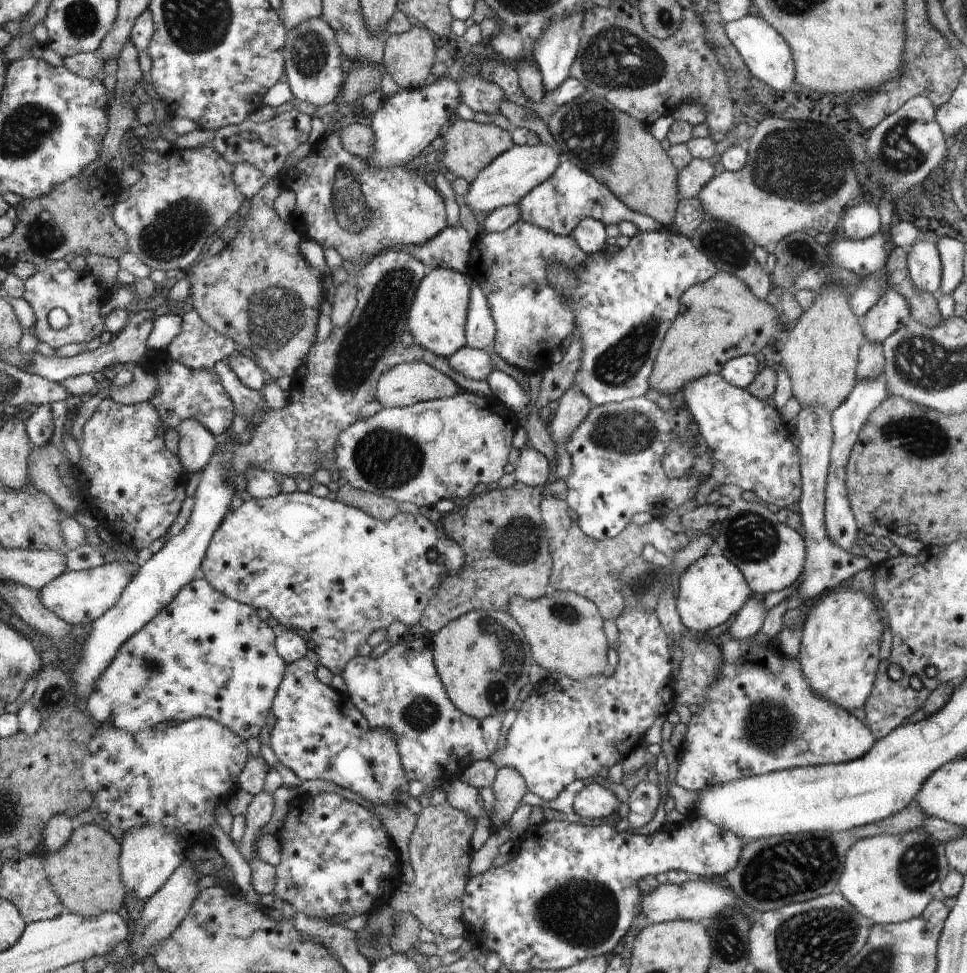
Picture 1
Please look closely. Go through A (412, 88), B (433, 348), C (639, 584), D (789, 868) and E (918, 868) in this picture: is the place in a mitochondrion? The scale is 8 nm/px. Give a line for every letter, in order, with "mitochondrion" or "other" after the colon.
A: other
B: other
C: mitochondrion
D: mitochondrion
E: mitochondrion

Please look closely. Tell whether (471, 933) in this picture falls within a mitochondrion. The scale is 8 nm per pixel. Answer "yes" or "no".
no

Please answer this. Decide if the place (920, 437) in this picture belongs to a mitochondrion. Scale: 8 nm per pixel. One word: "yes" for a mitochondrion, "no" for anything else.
yes

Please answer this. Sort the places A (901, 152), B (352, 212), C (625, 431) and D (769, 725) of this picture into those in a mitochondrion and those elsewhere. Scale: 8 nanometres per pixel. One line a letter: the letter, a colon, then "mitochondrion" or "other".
A: mitochondrion
B: mitochondrion
C: mitochondrion
D: mitochondrion

